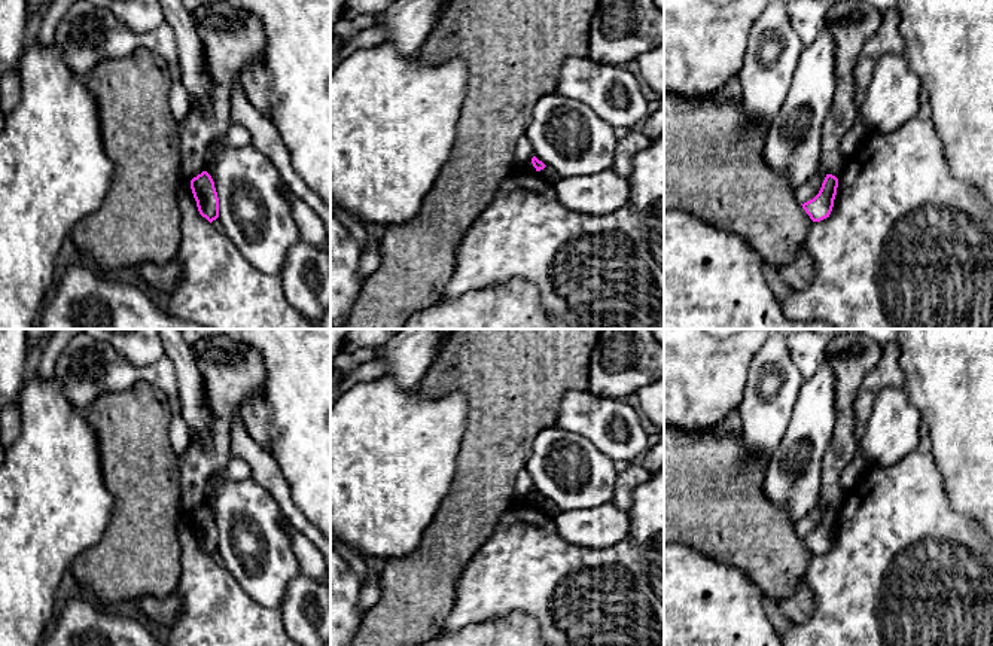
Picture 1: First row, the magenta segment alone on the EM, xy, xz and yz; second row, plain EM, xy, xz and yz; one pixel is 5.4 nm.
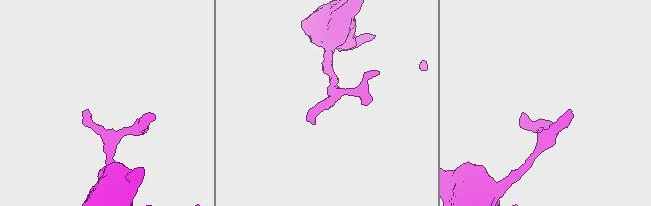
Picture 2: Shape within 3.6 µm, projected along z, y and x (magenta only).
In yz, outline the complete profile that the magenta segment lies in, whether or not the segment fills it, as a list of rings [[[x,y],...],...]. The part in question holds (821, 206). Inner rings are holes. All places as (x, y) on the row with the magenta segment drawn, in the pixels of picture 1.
[[[826,174],[819,194],[813,199],[801,204],[813,222],[820,222],[829,217],[834,207],[837,188],[838,179],[832,174]]]

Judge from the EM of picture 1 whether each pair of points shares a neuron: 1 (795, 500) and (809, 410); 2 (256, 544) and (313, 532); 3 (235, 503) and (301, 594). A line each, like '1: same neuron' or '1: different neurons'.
1: same neuron
2: different neurons
3: different neurons

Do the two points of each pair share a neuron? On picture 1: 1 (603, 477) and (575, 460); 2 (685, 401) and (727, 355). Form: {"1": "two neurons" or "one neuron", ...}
{"1": "one neuron", "2": "one neuron"}

